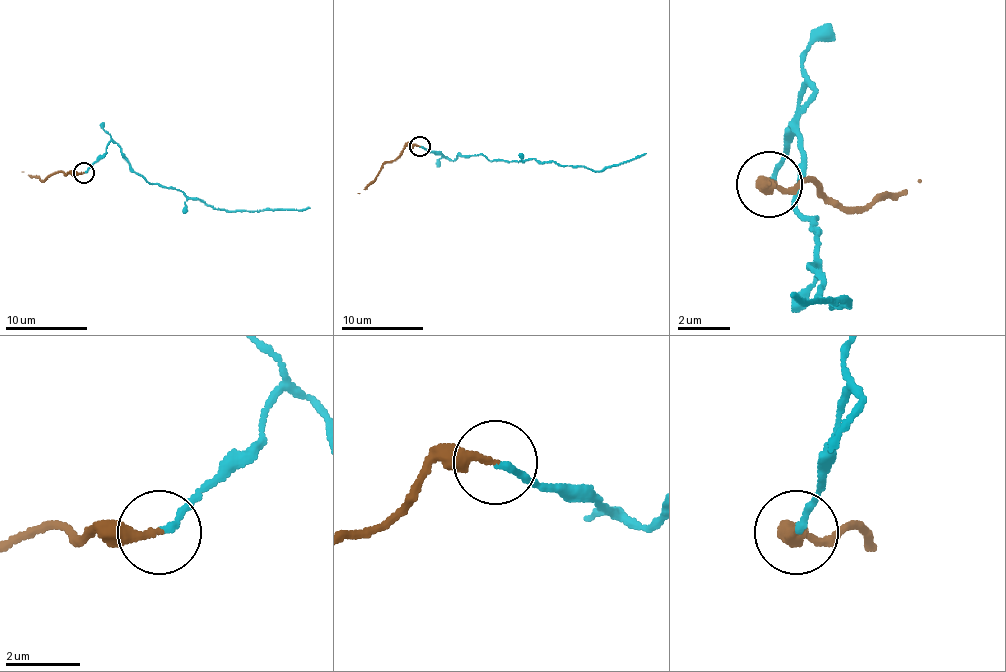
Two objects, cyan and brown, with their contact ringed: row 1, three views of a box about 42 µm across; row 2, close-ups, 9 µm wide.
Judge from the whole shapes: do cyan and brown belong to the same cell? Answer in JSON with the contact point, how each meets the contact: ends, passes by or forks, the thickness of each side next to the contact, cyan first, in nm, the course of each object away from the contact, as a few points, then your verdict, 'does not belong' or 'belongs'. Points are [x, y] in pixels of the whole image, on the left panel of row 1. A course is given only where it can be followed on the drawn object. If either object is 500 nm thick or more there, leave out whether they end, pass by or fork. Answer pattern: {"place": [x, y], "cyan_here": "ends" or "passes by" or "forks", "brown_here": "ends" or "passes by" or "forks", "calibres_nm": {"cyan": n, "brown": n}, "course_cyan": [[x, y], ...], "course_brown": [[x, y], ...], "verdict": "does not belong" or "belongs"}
{"place": [83, 173], "cyan_here": "ends", "brown_here": "ends", "calibres_nm": {"cyan": 180, "brown": 240}, "course_cyan": [[84, 172], [113, 141], [129, 166], [150, 182], [178, 189], [226, 211], [310, 207]], "course_brown": [[84, 172], [55, 172], [45, 180], [22, 172]], "verdict": "belongs"}

